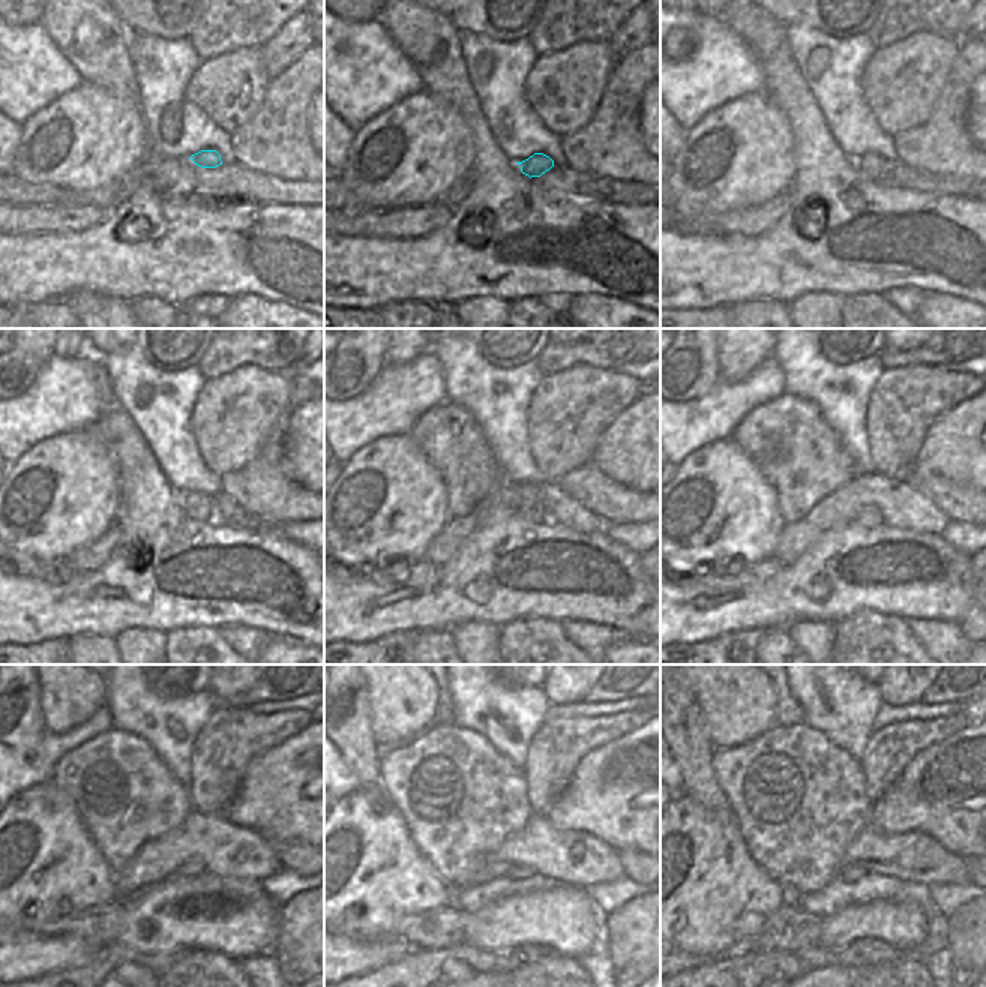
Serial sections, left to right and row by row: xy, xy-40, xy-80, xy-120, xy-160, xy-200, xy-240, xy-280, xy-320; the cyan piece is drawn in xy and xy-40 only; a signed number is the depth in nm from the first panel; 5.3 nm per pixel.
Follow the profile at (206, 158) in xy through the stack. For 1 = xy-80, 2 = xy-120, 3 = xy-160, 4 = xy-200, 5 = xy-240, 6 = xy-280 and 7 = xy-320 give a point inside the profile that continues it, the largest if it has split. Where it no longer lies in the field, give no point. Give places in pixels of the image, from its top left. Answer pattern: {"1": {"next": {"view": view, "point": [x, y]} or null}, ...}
{"1": {"next": {"view": "xy-80", "point": [872, 167]}}, "2": {"next": {"view": "xy-120", "point": [198, 506]}}, "3": {"next": {"view": "xy-160", "point": [535, 513]}}, "4": {"next": {"view": "xy-200", "point": [869, 516]}}, "5": {"next": {"view": "xy-240", "point": [192, 867]}}, "6": {"next": {"view": "xy-280", "point": [517, 872]}}, "7": {"next": {"view": "xy-320", "point": [850, 873]}}}

